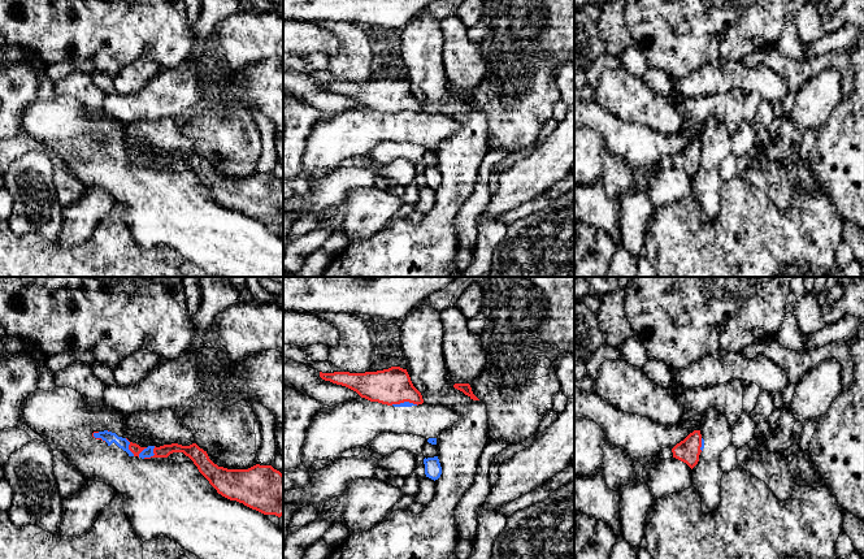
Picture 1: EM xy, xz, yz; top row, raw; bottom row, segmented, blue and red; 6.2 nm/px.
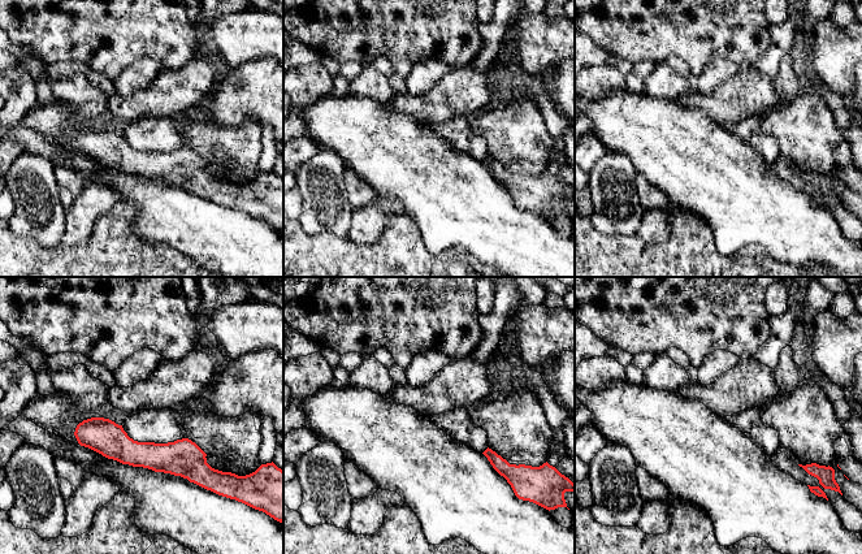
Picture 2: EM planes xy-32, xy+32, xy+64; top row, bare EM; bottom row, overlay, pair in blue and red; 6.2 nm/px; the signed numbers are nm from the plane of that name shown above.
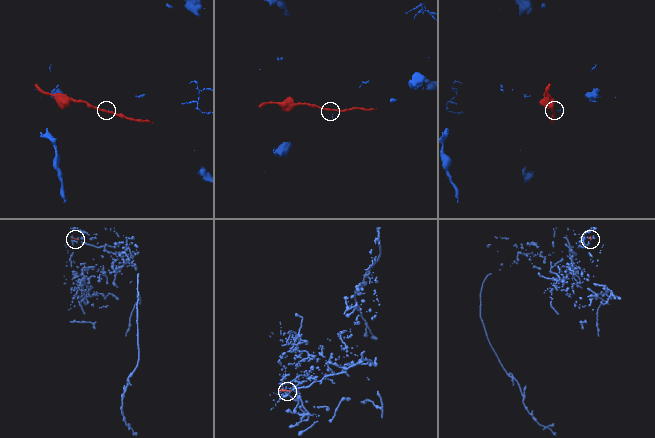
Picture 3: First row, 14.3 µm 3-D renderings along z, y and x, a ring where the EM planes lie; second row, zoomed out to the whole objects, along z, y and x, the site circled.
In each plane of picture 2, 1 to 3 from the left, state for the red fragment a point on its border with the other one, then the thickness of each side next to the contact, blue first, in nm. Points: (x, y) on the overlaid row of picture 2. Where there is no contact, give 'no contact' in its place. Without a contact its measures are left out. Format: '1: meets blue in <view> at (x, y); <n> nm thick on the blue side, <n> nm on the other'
1: no contact
2: no contact
3: no contact

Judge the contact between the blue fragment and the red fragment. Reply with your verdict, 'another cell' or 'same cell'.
another cell

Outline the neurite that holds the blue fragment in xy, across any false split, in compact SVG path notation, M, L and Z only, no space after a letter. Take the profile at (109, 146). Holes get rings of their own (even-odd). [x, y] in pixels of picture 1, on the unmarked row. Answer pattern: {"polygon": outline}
{"polygon": "M56 95L52 100L36 98L31 101L19 116L19 130L44 147L53 160L61 161L86 190L110 195L116 205L122 208L125 222L143 251L156 246L174 248L214 277L283 277L283 239L279 234L273 233L268 224L218 203L183 161L155 166L153 157L161 153L136 146L127 136L122 121L104 113L88 116L78 100ZM131 151L144 157L138 165L129 159Z"}

